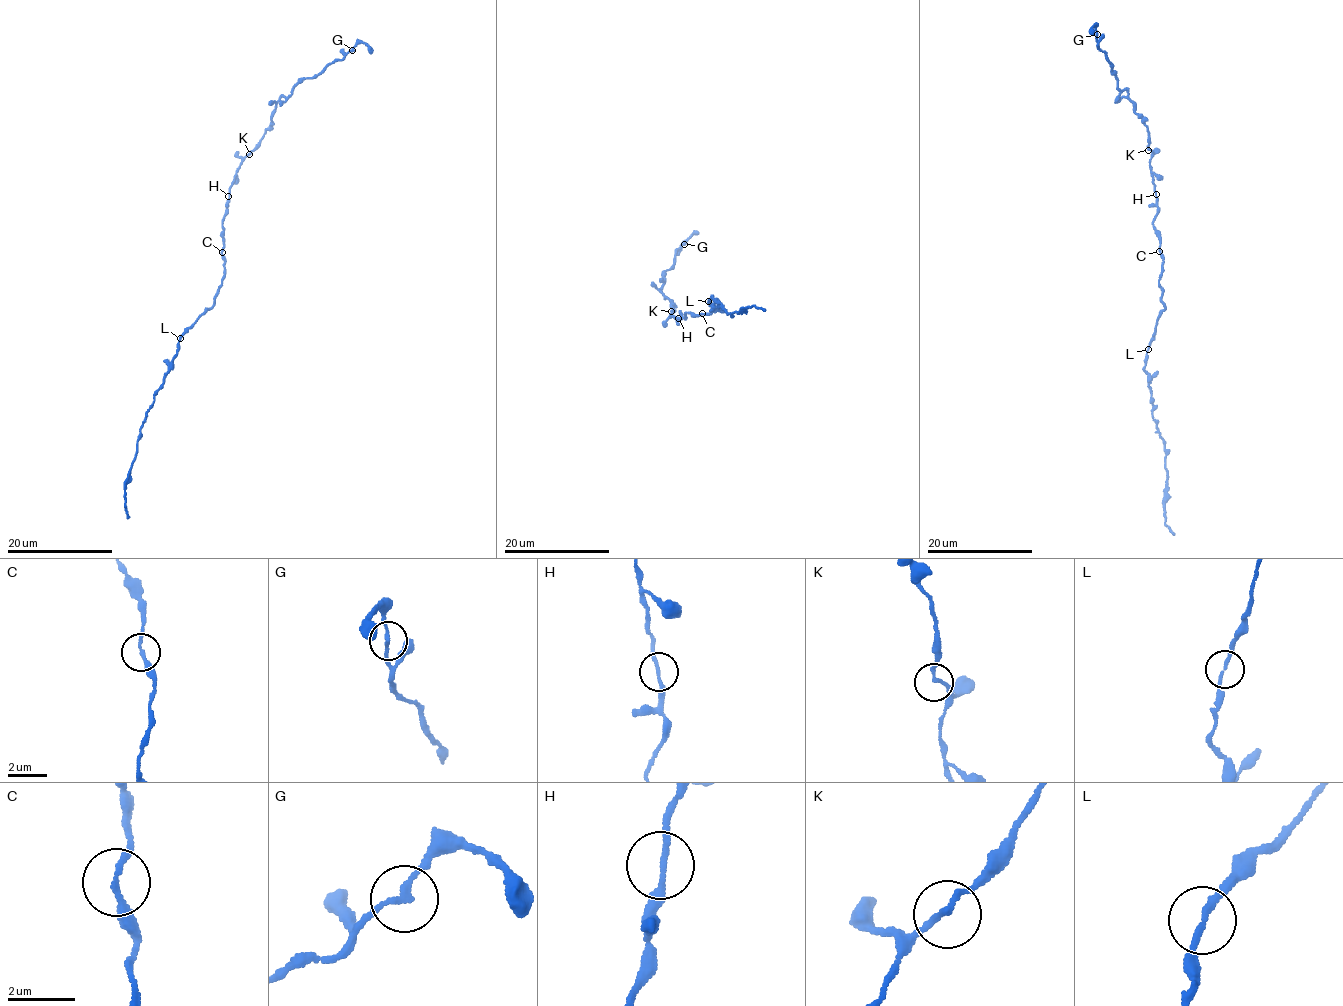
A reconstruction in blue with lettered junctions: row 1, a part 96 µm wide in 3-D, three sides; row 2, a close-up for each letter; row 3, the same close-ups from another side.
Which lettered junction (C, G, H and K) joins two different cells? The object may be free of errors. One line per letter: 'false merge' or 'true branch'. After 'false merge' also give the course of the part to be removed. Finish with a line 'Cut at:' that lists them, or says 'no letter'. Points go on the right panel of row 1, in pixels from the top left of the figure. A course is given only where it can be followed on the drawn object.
C: true branch
G: true branch
H: true branch
K: true branch
Cut at: no letter

